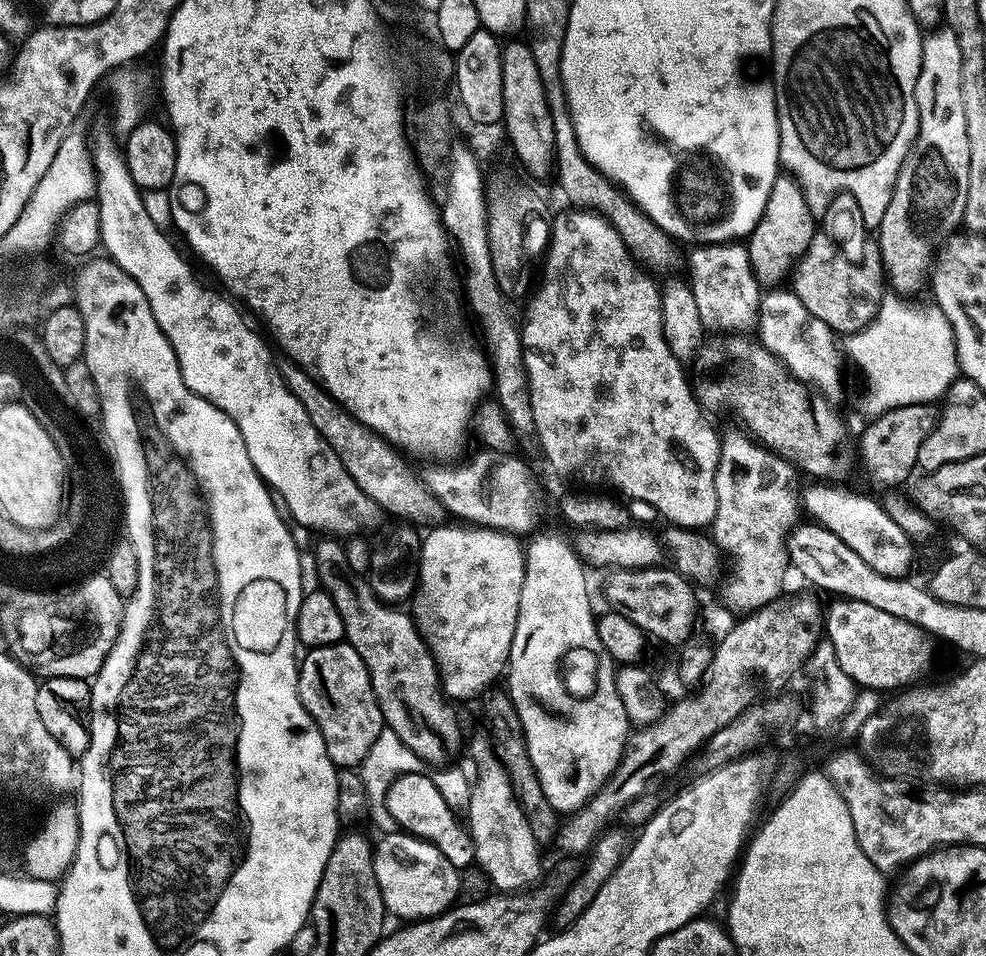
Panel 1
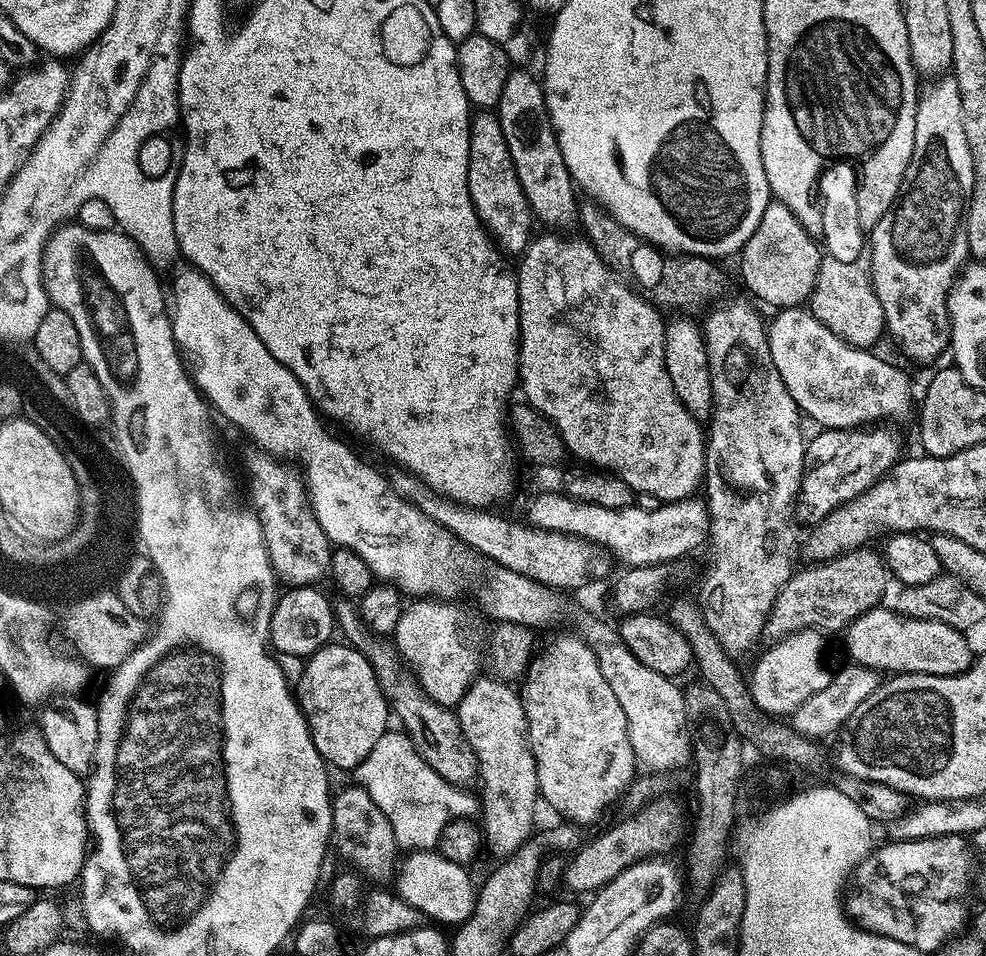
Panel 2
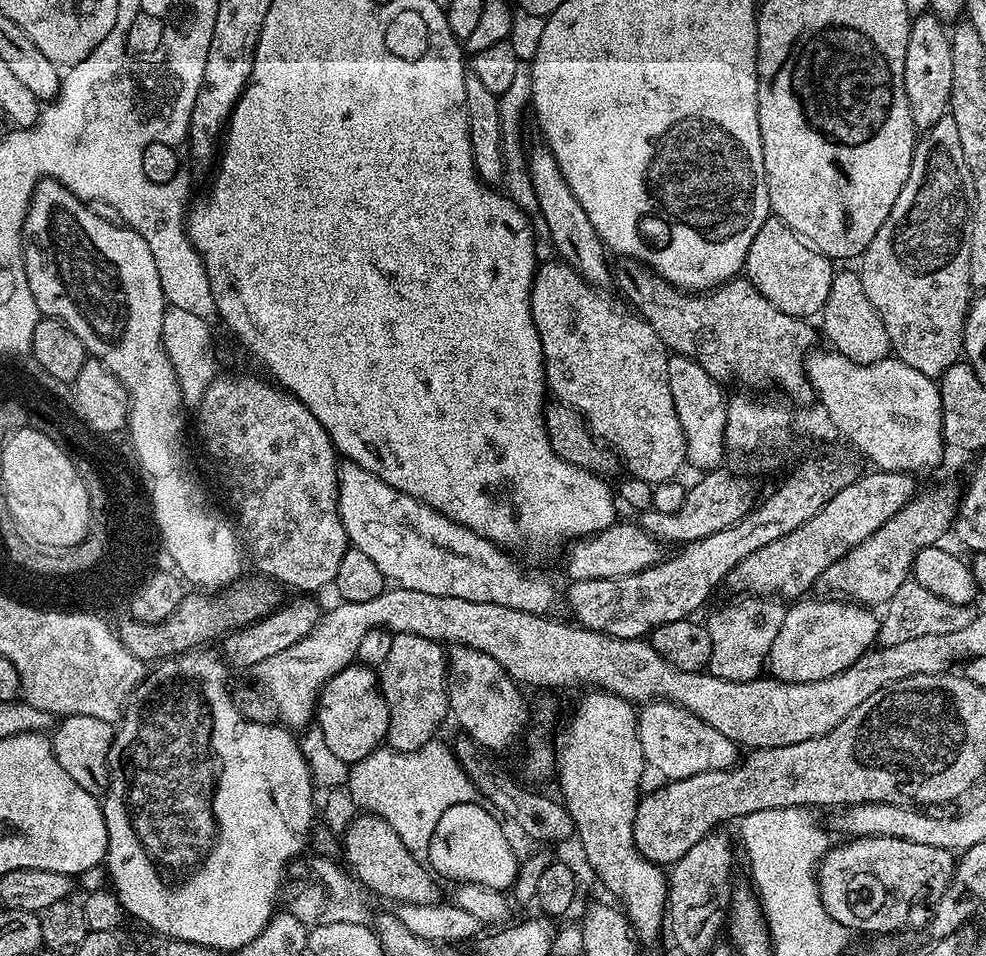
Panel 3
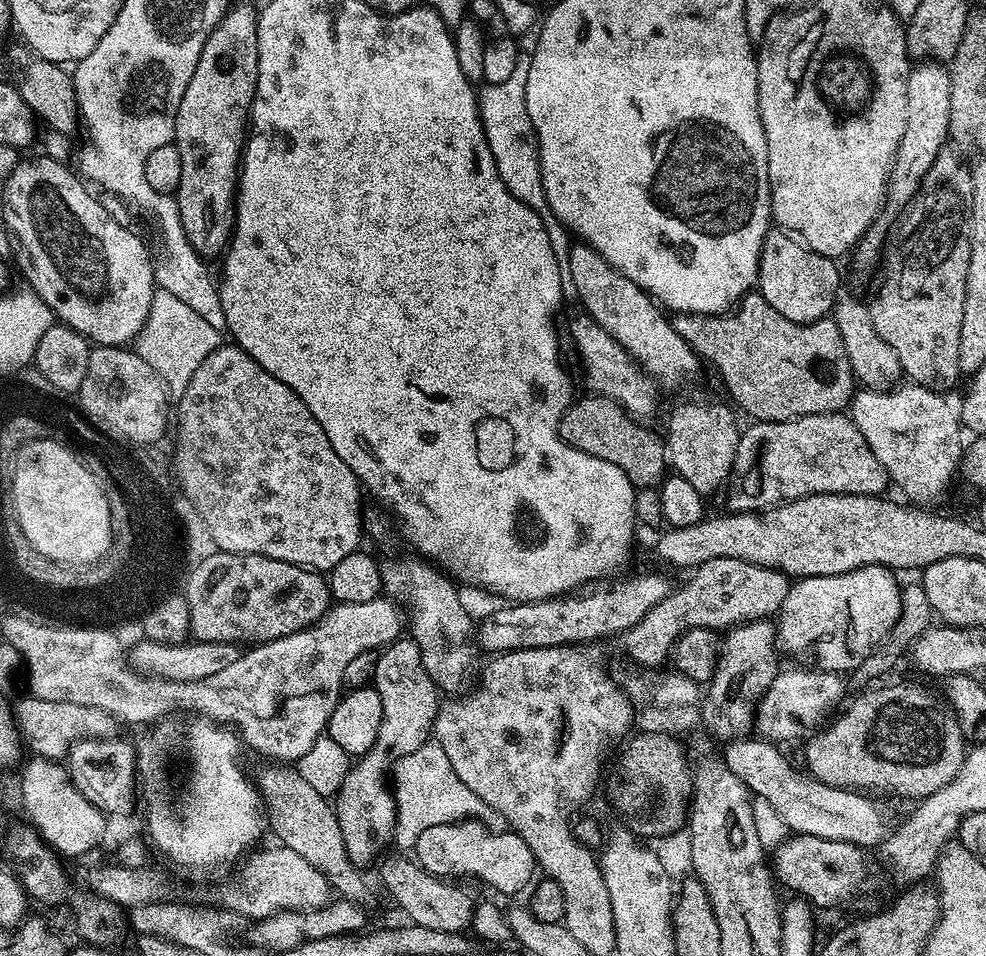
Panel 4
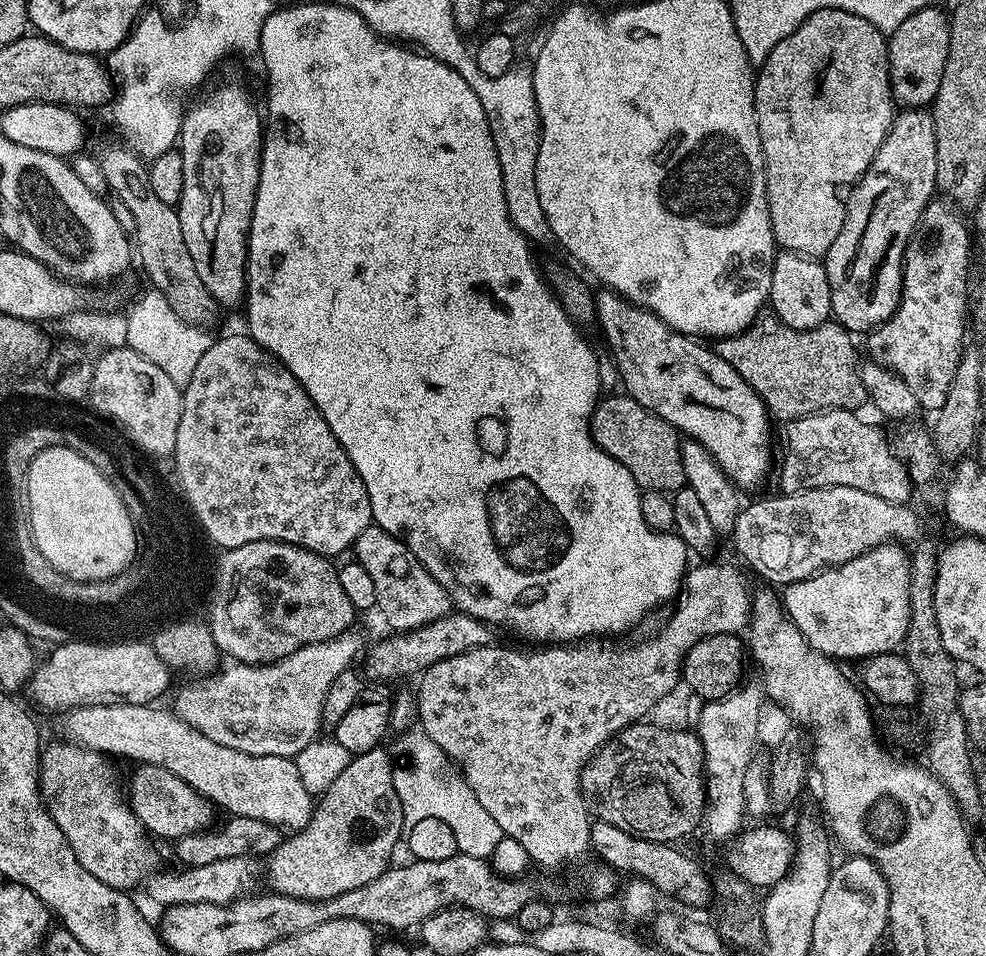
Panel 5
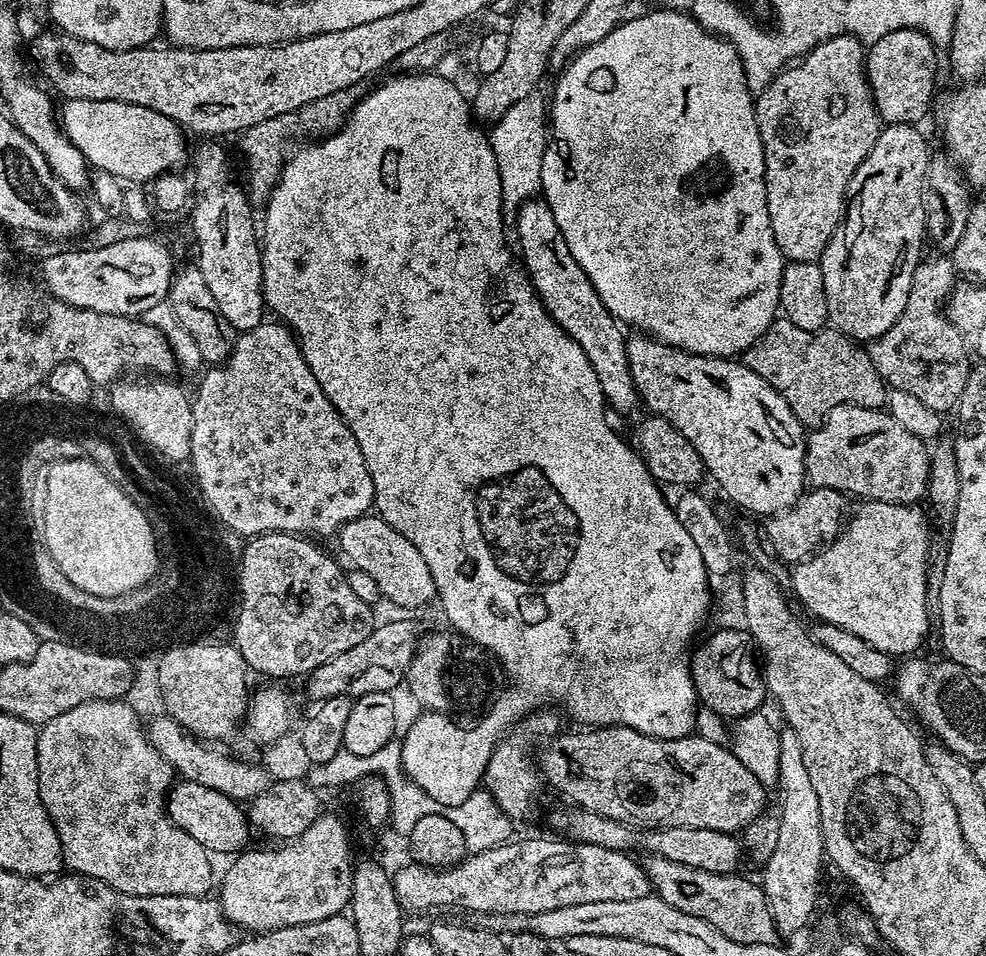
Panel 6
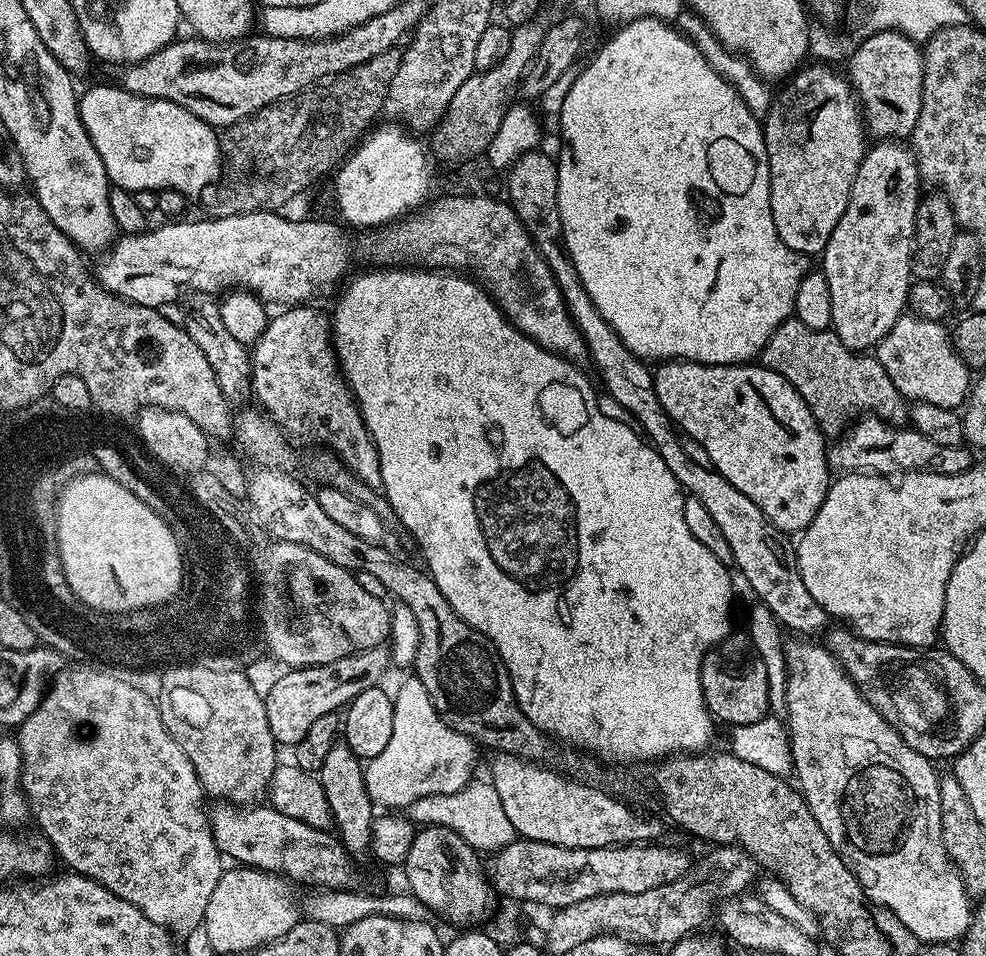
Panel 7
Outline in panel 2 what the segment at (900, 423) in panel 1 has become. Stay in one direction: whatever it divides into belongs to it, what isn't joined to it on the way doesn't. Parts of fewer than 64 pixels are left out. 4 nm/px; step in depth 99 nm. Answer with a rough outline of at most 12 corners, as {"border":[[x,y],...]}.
{"border":[[892,426],[804,446],[794,516],[815,526],[902,459]]}

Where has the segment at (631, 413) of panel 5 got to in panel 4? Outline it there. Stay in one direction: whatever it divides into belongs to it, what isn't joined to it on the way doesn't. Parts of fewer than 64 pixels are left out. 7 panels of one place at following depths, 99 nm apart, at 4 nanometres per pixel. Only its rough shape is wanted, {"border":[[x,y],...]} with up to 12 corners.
{"border":[[575,399],[560,419],[572,448],[618,466],[633,487],[665,477],[663,437],[613,399]]}

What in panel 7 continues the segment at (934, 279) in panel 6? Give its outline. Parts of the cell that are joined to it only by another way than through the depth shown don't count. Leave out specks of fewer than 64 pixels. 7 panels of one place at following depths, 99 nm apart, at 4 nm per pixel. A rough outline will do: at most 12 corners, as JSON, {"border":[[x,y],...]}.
{"border":[[902,315],[876,345],[905,400],[956,410],[970,370],[939,320]]}

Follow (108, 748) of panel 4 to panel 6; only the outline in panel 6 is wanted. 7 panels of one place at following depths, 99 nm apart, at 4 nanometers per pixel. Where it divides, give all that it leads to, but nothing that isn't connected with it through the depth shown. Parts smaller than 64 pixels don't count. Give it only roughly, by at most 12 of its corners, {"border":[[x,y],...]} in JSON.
{"border":[[181,779],[168,816],[209,854],[249,847],[249,817],[226,794]]}

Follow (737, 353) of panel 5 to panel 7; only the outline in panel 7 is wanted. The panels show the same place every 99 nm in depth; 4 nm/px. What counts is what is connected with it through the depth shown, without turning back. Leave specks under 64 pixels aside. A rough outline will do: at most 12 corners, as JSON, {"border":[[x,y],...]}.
{"border":[[783,320],[758,360],[825,437],[865,414],[909,423],[875,355]]}

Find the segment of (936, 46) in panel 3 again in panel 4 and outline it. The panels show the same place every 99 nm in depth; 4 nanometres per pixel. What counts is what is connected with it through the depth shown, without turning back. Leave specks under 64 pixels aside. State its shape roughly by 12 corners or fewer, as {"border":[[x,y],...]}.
{"border":[[940,62],[908,74],[906,114],[886,204],[902,210],[949,139]]}

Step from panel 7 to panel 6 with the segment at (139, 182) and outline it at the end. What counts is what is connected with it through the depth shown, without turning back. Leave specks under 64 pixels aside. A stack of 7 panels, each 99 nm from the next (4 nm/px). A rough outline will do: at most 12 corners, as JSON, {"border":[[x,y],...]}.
{"border":[[64,100],[89,165],[120,182],[179,169],[185,133],[146,106]]}

